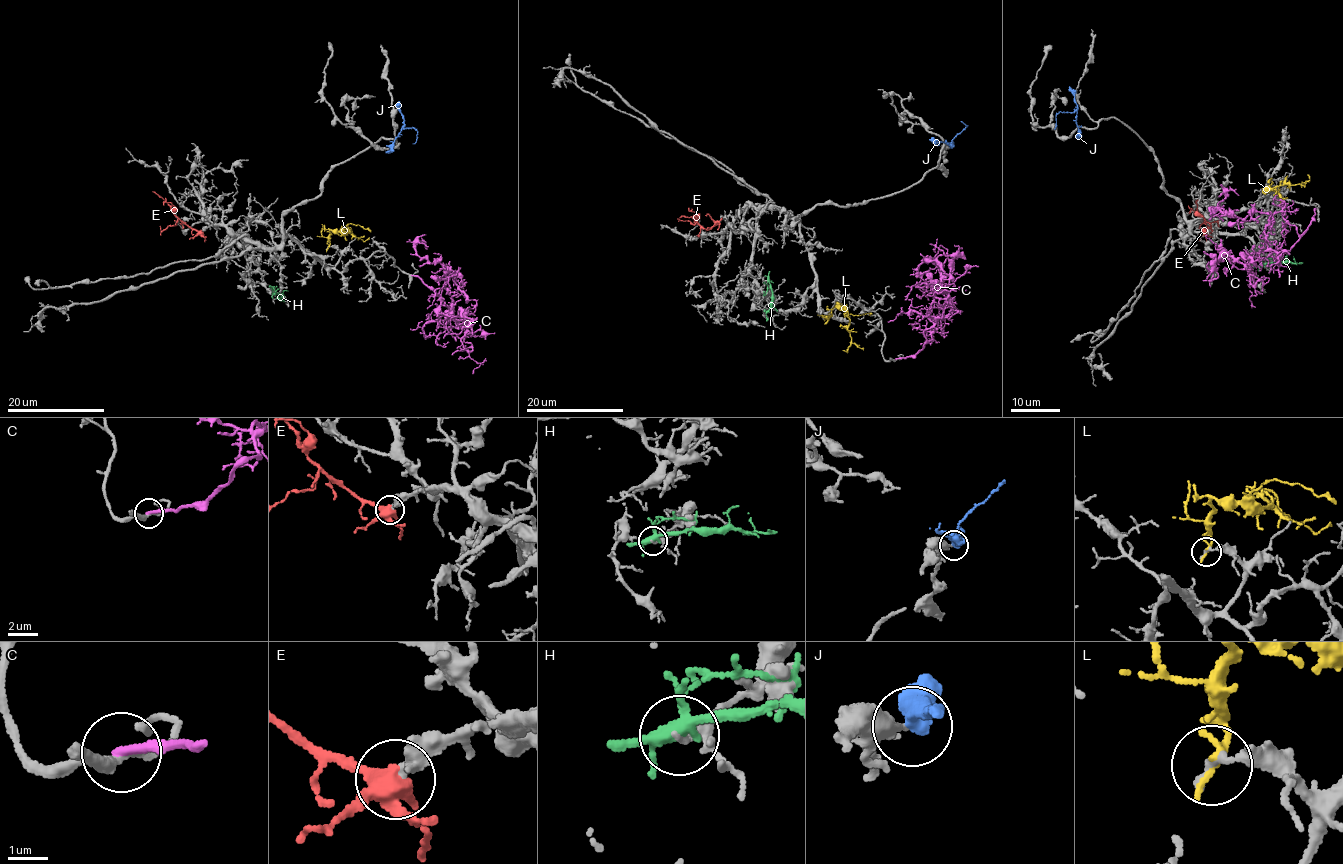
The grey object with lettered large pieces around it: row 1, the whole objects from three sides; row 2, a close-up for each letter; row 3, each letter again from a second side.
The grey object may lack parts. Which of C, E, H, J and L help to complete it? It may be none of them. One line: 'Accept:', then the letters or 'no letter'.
Accept: E

